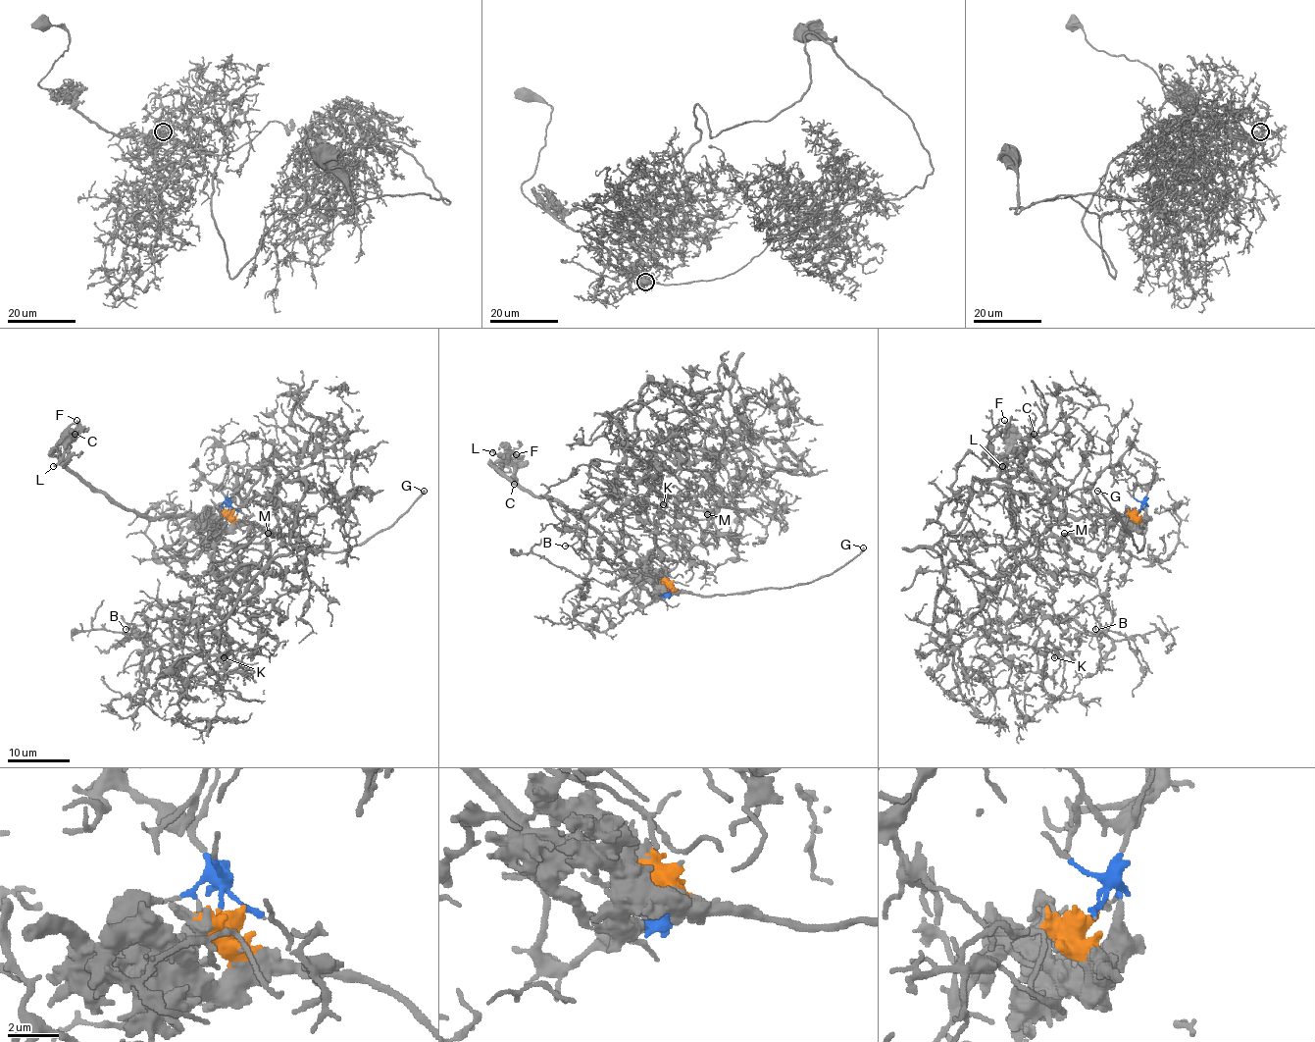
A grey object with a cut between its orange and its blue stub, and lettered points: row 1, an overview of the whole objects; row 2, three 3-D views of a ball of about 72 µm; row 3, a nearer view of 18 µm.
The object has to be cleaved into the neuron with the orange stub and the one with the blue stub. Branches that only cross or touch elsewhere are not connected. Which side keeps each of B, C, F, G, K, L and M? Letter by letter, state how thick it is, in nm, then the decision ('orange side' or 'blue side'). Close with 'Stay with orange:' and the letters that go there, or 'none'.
B: calibre 180 nm; blue side
C: calibre 440 nm; orange side
F: calibre 320 nm; orange side
G: calibre 240 nm; orange side
K: calibre 280 nm; blue side
L: calibre 200 nm; orange side
M: calibre 160 nm; blue side
Stay with orange: C, F, G, L

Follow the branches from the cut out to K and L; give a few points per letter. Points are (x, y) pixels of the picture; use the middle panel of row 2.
K: (668, 591), (679, 504), (710, 485), (744, 422), (732, 384), (641, 390), (633, 451), (654, 461), (663, 504)
L: (668, 591), (652, 572), (634, 569), (592, 527), (557, 501), (522, 491), (495, 464), (503, 458), (492, 451)

